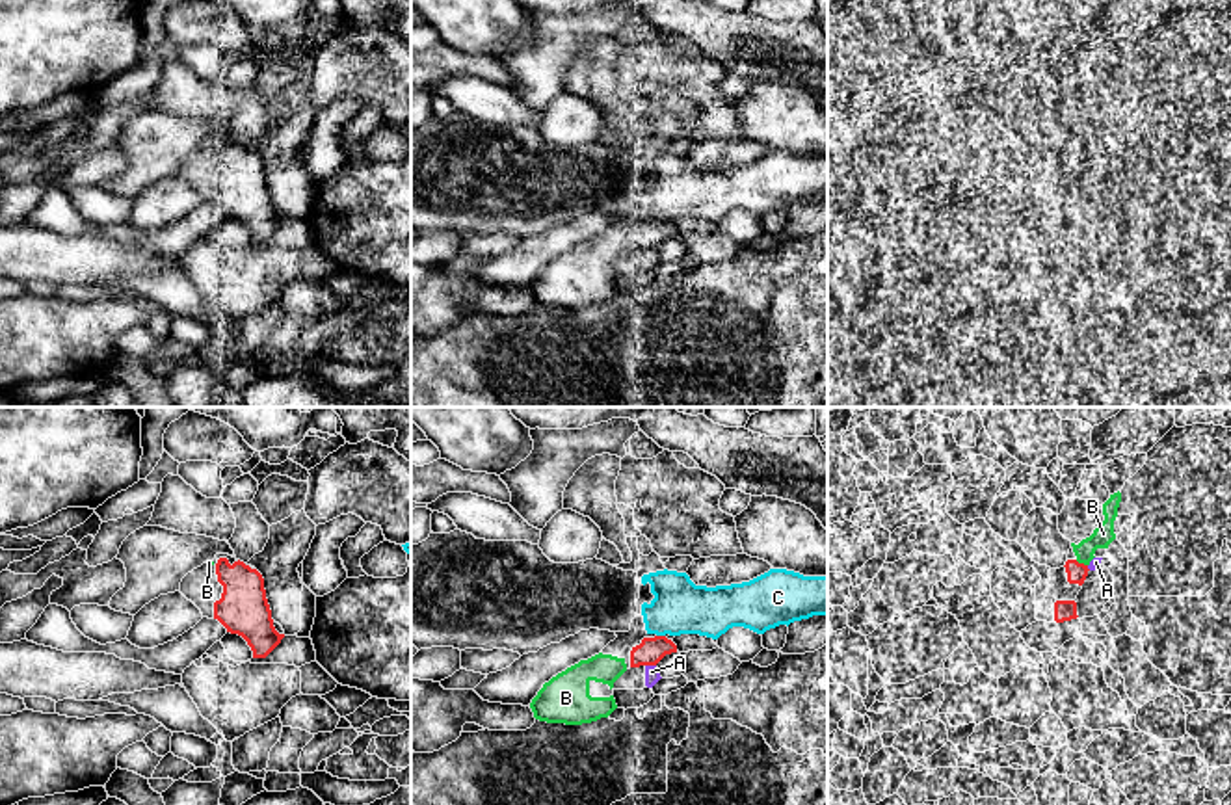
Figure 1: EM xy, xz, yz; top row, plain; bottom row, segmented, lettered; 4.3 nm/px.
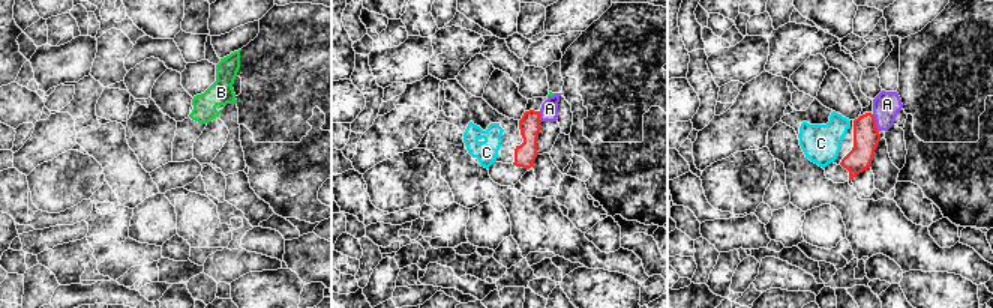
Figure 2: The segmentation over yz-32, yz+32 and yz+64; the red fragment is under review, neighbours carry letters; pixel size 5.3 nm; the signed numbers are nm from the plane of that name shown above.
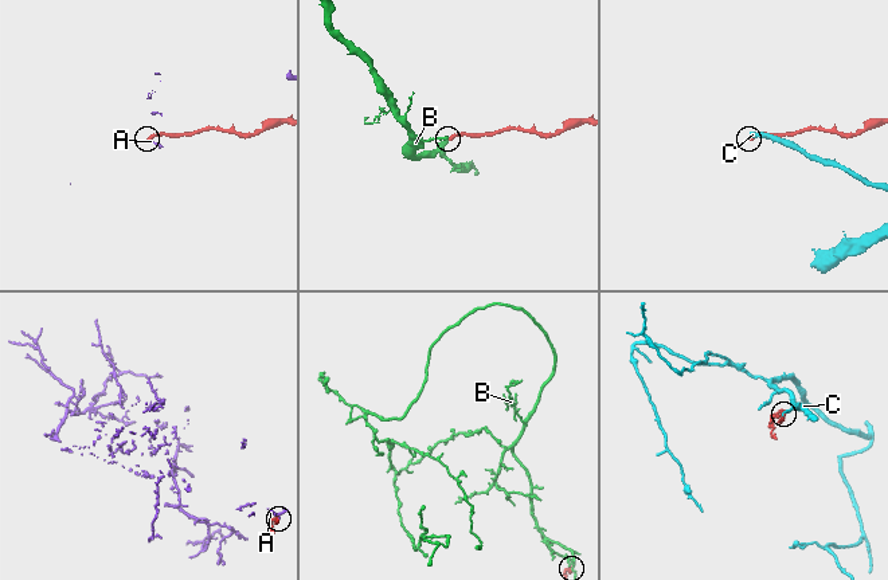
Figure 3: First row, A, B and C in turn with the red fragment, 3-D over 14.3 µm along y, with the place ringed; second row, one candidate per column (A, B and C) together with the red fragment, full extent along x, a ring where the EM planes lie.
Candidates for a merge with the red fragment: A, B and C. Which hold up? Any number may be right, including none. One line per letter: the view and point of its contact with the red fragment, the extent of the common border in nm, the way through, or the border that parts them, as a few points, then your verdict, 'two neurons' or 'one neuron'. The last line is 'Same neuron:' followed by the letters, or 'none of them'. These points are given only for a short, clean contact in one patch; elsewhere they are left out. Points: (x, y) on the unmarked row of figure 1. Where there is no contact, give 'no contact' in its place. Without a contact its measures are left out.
A: contact xz (651, 248); length 50 nm; two neurons
B: contact yz (1081, 147); length 60 nm; one neuron
C: contact xz (661, 220); length 40 nm; border xz (657, 218), (664, 220); two neurons
Same neuron: B

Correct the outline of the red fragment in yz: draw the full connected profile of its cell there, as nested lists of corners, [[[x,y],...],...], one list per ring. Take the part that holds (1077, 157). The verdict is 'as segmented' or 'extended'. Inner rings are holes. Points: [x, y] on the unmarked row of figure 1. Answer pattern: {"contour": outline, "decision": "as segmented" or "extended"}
{"contour": [[[1121,76],[1110,78],[1110,82],[1103,87],[1105,104],[1093,113],[1093,117],[1082,123],[1079,128],[1071,126],[1075,143],[1066,145],[1066,156],[1069,167],[1082,169],[1088,160],[1088,149],[1095,141],[1097,132],[1108,132],[1108,128],[1116,123],[1114,104],[1118,100],[1118,91],[1121,86]]], "decision": "extended"}

